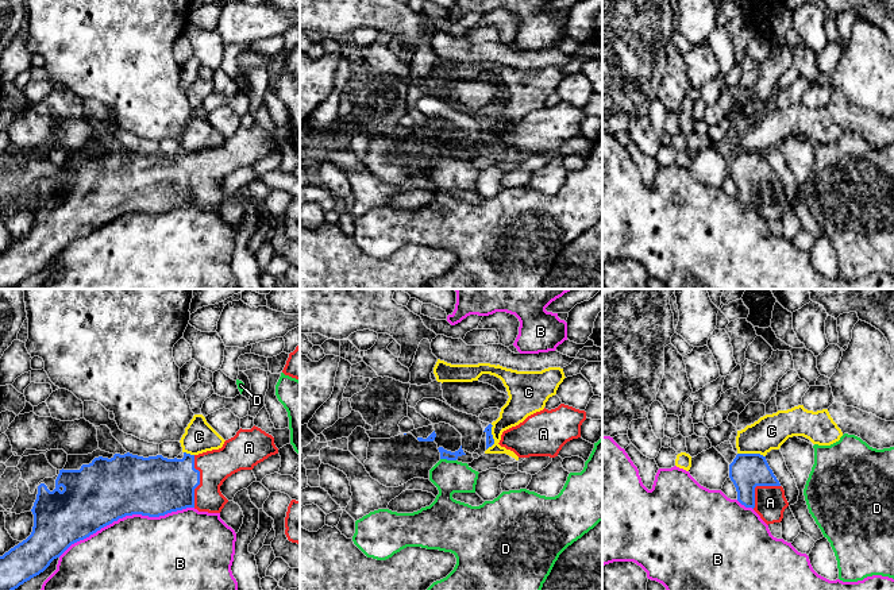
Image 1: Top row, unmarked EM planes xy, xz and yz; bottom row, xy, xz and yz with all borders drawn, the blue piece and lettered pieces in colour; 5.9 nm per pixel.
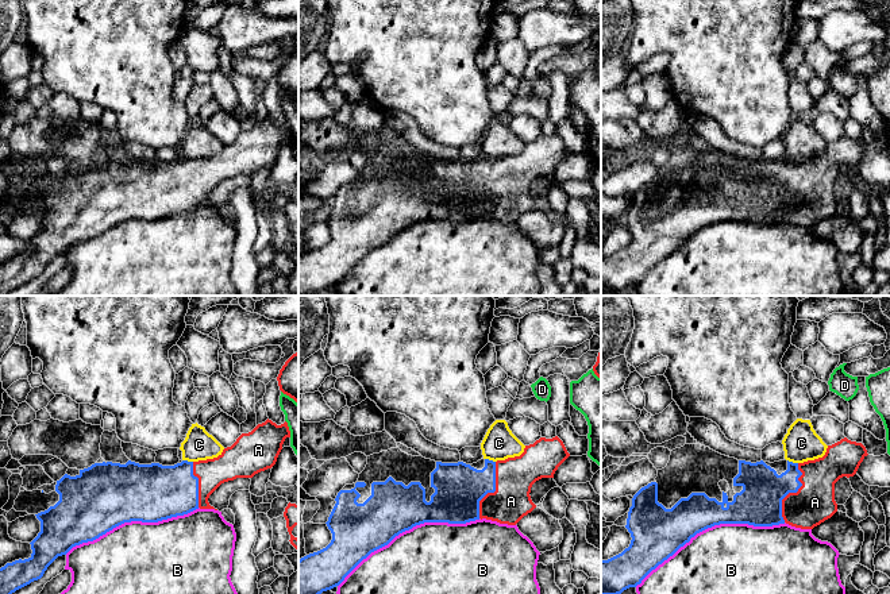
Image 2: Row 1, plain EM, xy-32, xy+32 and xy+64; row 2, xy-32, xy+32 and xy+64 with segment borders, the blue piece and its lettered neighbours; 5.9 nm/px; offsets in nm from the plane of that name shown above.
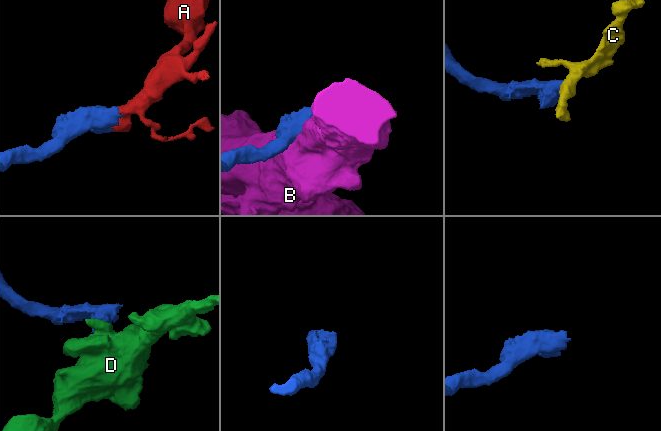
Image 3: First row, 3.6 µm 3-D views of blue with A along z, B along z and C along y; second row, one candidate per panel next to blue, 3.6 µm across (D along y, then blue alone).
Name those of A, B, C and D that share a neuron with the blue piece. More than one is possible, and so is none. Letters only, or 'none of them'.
A

